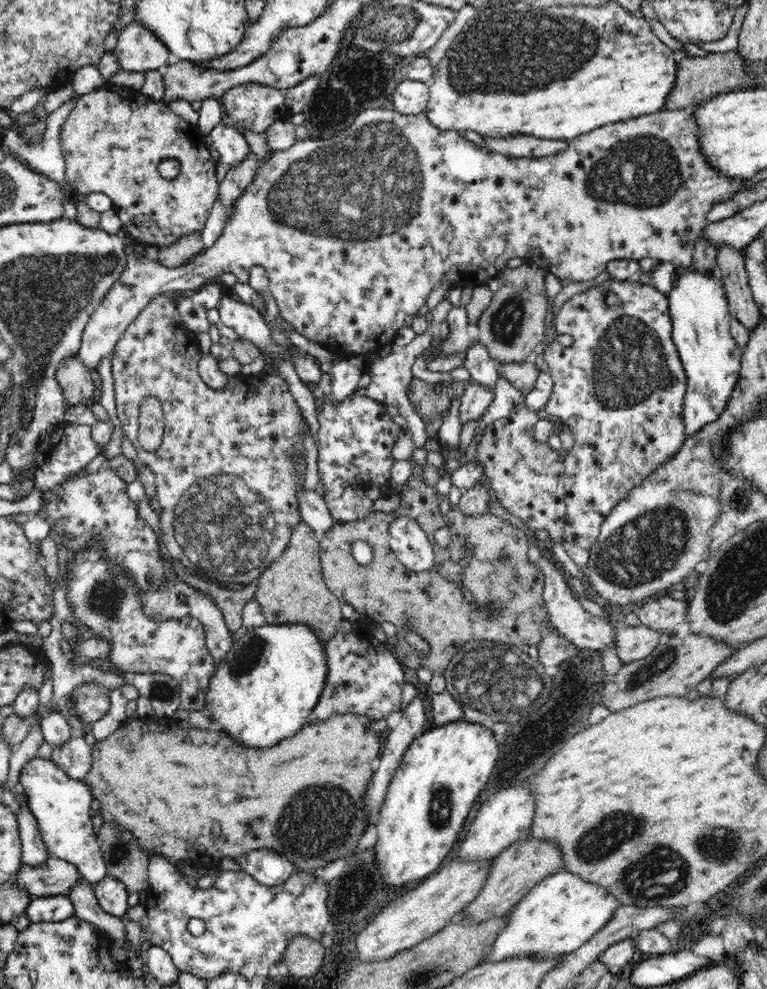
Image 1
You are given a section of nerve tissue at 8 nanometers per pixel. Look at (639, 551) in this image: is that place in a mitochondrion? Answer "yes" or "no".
yes

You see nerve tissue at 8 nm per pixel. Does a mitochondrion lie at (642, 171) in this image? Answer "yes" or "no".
yes

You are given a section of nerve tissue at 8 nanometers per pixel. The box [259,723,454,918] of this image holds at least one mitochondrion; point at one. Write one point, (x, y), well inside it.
(313, 824)

